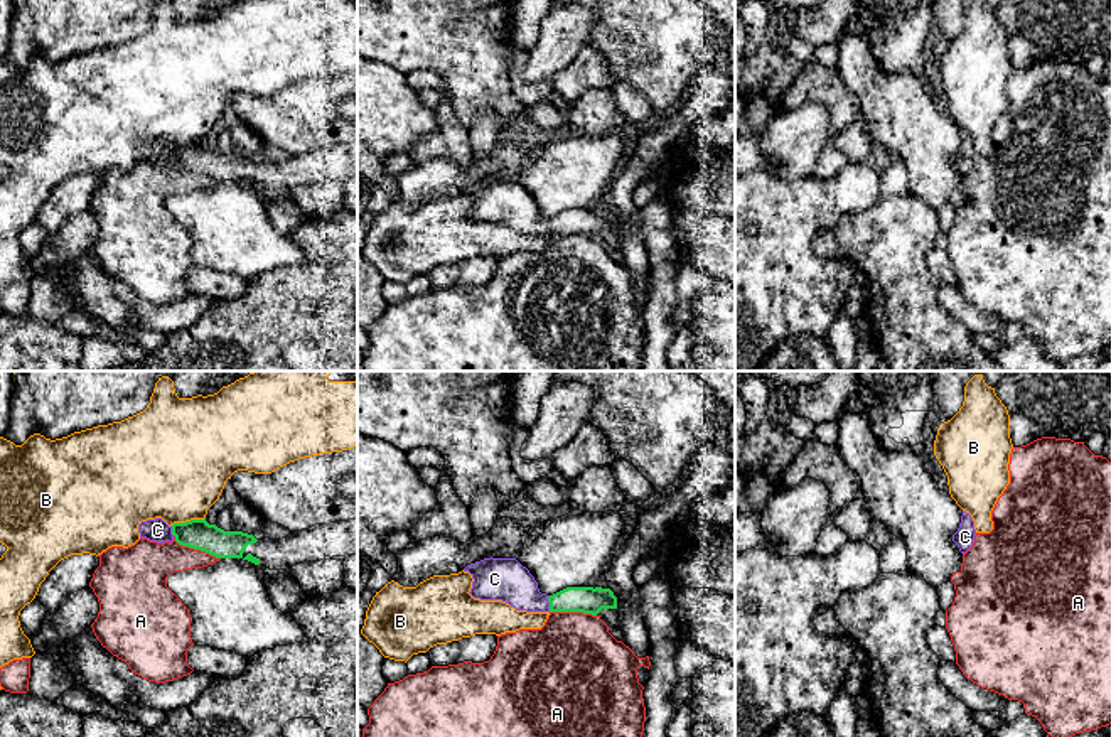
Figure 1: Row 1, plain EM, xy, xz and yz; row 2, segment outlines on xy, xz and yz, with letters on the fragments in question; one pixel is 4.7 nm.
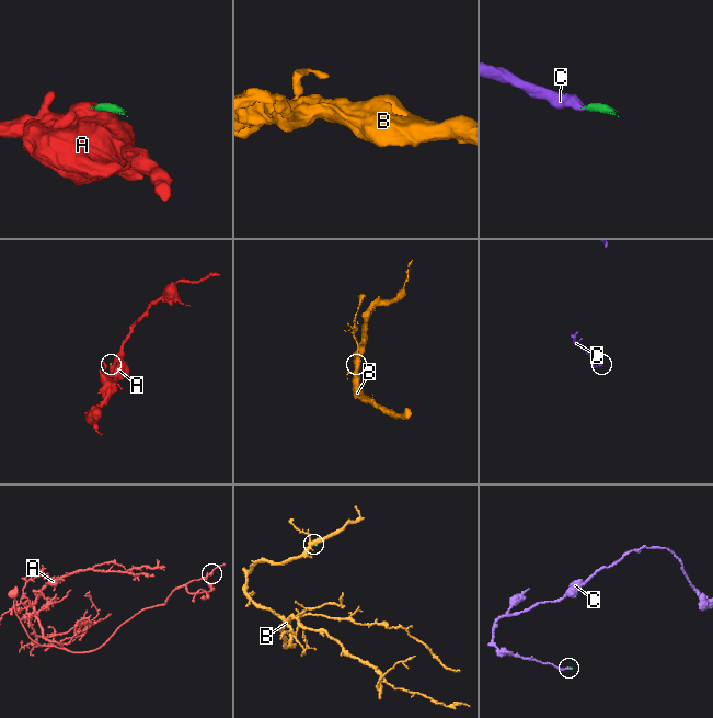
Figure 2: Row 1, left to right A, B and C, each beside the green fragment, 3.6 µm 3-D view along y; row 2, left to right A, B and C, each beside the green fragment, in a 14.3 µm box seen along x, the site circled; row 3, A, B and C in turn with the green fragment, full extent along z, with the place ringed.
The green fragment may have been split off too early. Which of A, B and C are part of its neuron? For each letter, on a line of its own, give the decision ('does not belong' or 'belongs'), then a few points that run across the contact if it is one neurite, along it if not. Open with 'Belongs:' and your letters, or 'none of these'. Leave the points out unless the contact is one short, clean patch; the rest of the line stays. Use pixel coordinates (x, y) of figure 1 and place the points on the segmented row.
Belongs: C
A: does not belong | xy (174, 535), (179, 543), (204, 550), (220, 559)
B: does not belong | xy (204, 516), (171, 525)
C: belongs | xz (572, 599), (550, 604), (531, 601), (504, 579)

